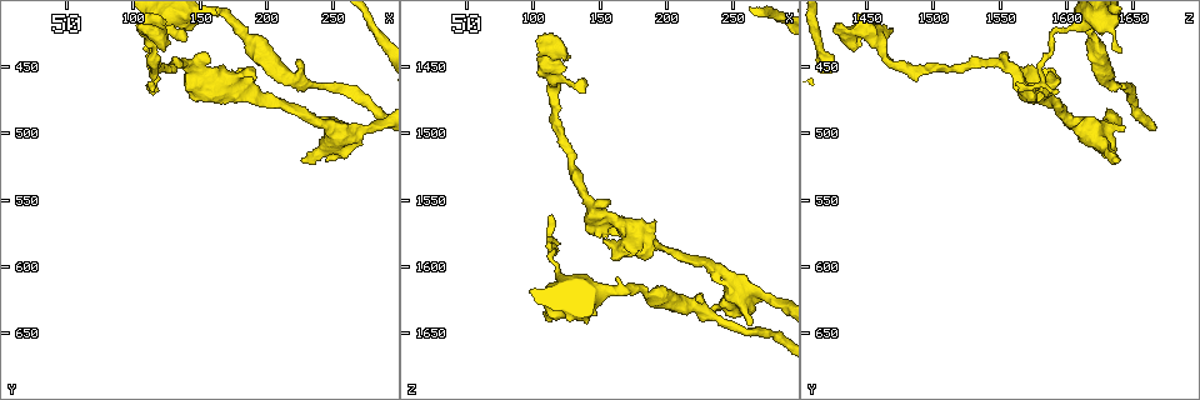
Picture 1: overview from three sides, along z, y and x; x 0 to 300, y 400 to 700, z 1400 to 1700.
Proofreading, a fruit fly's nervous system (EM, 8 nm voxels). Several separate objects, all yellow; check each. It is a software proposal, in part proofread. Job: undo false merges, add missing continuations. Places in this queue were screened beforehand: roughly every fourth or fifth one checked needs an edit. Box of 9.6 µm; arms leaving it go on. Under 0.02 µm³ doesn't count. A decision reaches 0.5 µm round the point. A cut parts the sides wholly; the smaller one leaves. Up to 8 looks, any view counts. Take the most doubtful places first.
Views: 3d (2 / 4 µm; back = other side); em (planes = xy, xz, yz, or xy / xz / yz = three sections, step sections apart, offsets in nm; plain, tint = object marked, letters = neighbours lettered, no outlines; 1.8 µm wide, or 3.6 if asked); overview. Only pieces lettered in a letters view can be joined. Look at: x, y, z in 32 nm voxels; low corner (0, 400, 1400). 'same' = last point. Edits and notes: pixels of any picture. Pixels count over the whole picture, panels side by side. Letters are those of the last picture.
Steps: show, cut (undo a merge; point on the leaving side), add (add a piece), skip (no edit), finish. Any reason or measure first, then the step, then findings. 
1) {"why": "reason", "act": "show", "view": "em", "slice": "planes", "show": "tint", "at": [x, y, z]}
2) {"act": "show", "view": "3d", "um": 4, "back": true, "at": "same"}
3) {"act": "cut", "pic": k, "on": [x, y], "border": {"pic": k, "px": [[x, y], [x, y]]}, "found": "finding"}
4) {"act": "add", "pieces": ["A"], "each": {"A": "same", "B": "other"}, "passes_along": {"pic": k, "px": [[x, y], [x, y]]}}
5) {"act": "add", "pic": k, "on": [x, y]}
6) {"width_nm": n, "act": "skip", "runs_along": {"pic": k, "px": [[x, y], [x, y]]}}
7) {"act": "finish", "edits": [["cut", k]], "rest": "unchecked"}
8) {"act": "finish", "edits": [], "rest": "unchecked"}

{"why": "an open end", "act": "show", "view": "3d", "um": 4, "at": [122, 434, 1448]}

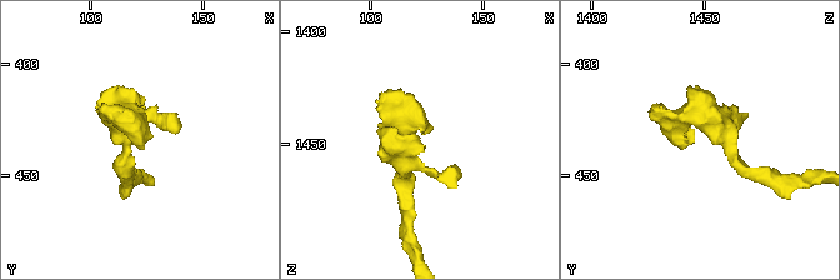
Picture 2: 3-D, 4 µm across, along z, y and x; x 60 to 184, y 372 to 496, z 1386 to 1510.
{"arm_widths_nm": [260, 340], "why": "shape alone is not enough", "act": "show", "view": "em", "slice": "xy", "step": 8, "show": "letters", "at": [124, 435, 1446]}

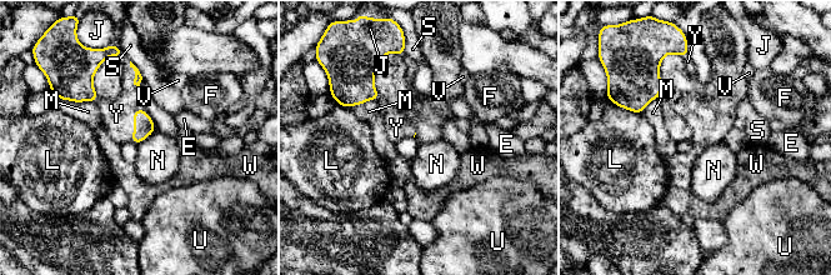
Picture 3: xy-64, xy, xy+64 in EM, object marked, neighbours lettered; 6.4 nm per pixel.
{"act": "add", "pieces": ["Y"], "each": {"E": "other", "F": "other", "J": "other", "L": "other", "M": "other", "N": "other", "S": "other", "U": "other", "V": "other", "W": "other", "Y": "same"}, "found": "the cell continues"}

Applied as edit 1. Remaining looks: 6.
{"act": "show", "view": "overview"}

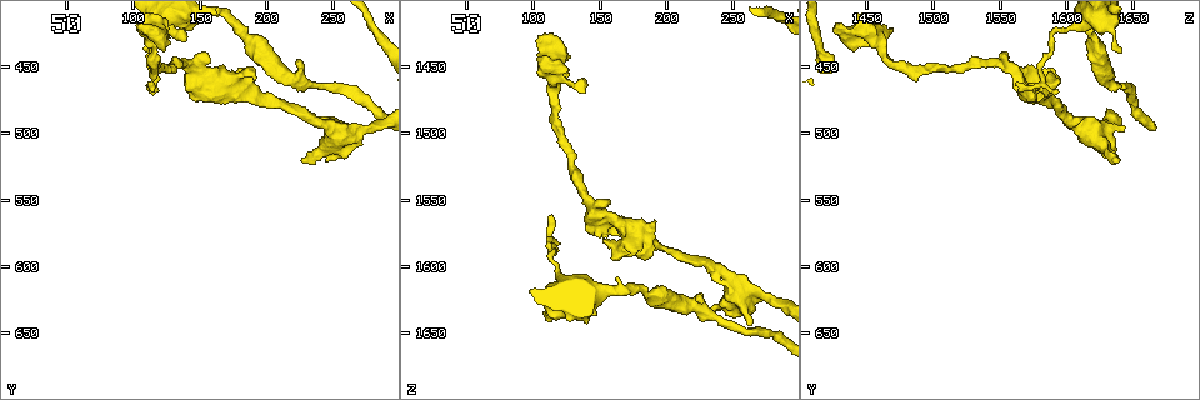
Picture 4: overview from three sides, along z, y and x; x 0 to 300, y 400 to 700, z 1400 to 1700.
{"why": "free end", "act": "show", "view": "3d", "um": 4, "at": [264, 496, 1642]}

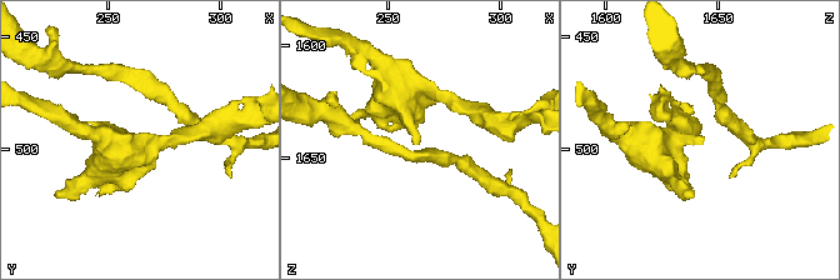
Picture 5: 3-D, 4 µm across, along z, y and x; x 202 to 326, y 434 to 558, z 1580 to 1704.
{"why": "shape alone is not enough", "act": "show", "view": "em", "slice": "xz", "step": 4, "show": "letters", "at": [264, 494, 1643]}

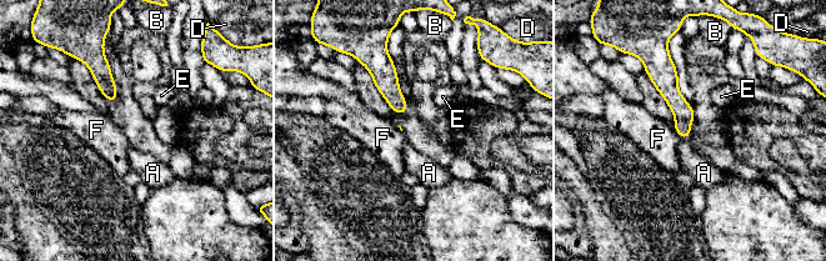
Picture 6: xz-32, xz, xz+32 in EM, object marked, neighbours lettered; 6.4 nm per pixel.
{"act": "show", "view": "em", "slice": "planes", "show": "letters", "at": "same"}

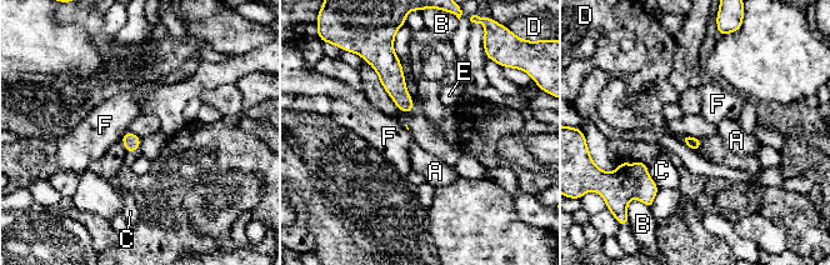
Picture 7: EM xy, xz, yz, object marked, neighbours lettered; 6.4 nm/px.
{"act": "skip", "each": {"A": "other", "B": "other", "C": "other", "D": "other", "E": "other", "F": "other"}, "border": {"pic": 7, "px": [[128, 130], [120, 139]]}, "found": "none of them fits"}

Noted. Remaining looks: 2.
{"why": "branch stops here", "act": "show", "view": "em", "slice": "yz", "step": 4, "show": "letters", "at": [166, 478, 1576]}

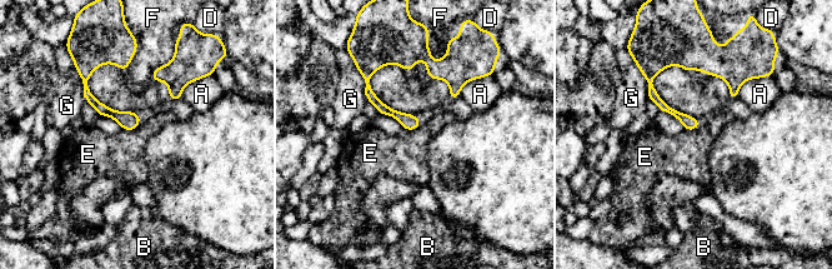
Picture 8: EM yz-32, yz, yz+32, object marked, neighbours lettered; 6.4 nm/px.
{"why": "another direction", "act": "show", "view": "em", "slice": "planes", "show": "letters", "at": "same"}

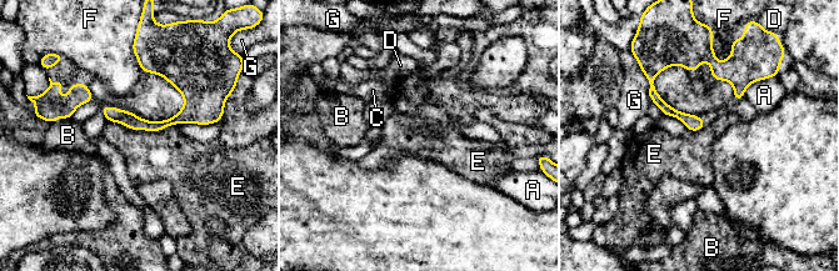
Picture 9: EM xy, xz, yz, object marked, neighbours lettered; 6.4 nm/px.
{"act": "skip", "each": {"A": "other", "B": "other", "C": "other", "D": "other", "E": "other", "F": "other", "G": "other"}, "found": "no lettered piece goes on from it"}

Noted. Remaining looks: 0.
{"act": "finish", "edits": [["add", 3]], "rest": "unchecked"}

